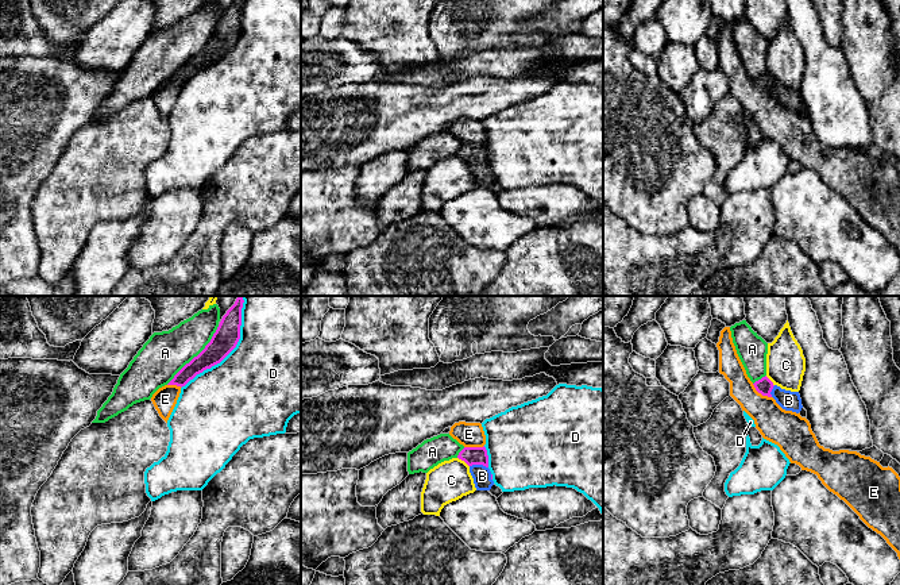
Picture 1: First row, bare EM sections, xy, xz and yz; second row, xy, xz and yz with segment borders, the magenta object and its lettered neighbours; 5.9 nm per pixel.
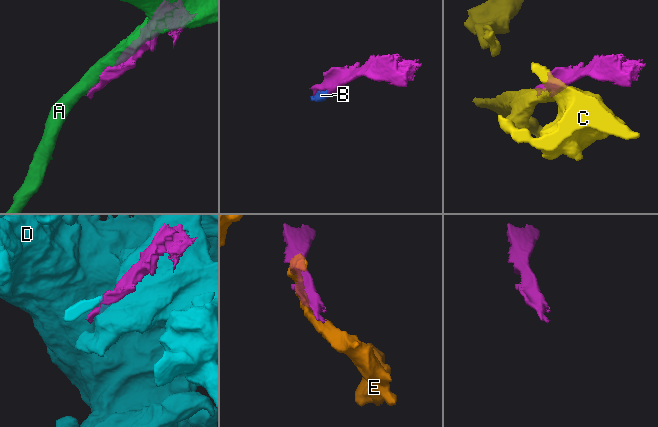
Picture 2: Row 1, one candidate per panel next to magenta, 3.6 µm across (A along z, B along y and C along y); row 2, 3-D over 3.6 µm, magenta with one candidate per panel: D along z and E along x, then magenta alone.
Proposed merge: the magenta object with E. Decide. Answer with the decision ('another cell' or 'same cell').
another cell

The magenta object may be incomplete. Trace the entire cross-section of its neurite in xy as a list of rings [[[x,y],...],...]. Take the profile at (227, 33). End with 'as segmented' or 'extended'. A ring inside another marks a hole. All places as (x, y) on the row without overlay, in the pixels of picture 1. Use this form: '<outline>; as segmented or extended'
[[[235,0],[223,14],[205,46],[186,61],[167,82],[185,84],[197,72],[220,61],[240,36],[243,0]]]; as segmented

